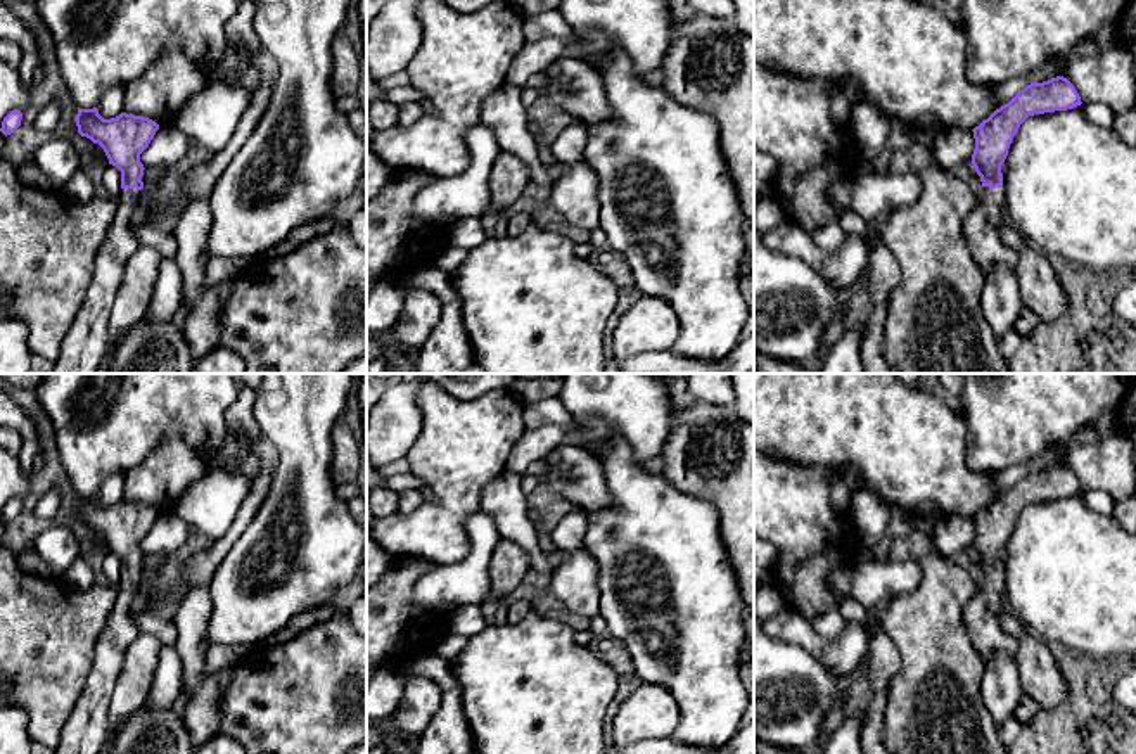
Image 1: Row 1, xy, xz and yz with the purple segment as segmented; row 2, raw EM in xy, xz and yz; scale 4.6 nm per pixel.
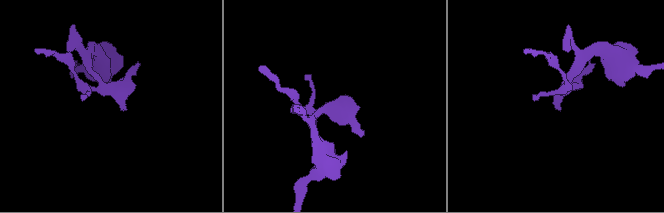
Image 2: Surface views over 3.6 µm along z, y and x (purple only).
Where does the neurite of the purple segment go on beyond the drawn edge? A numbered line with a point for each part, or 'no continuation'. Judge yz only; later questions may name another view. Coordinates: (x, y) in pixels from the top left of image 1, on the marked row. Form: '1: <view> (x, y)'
1: yz (982, 227)

